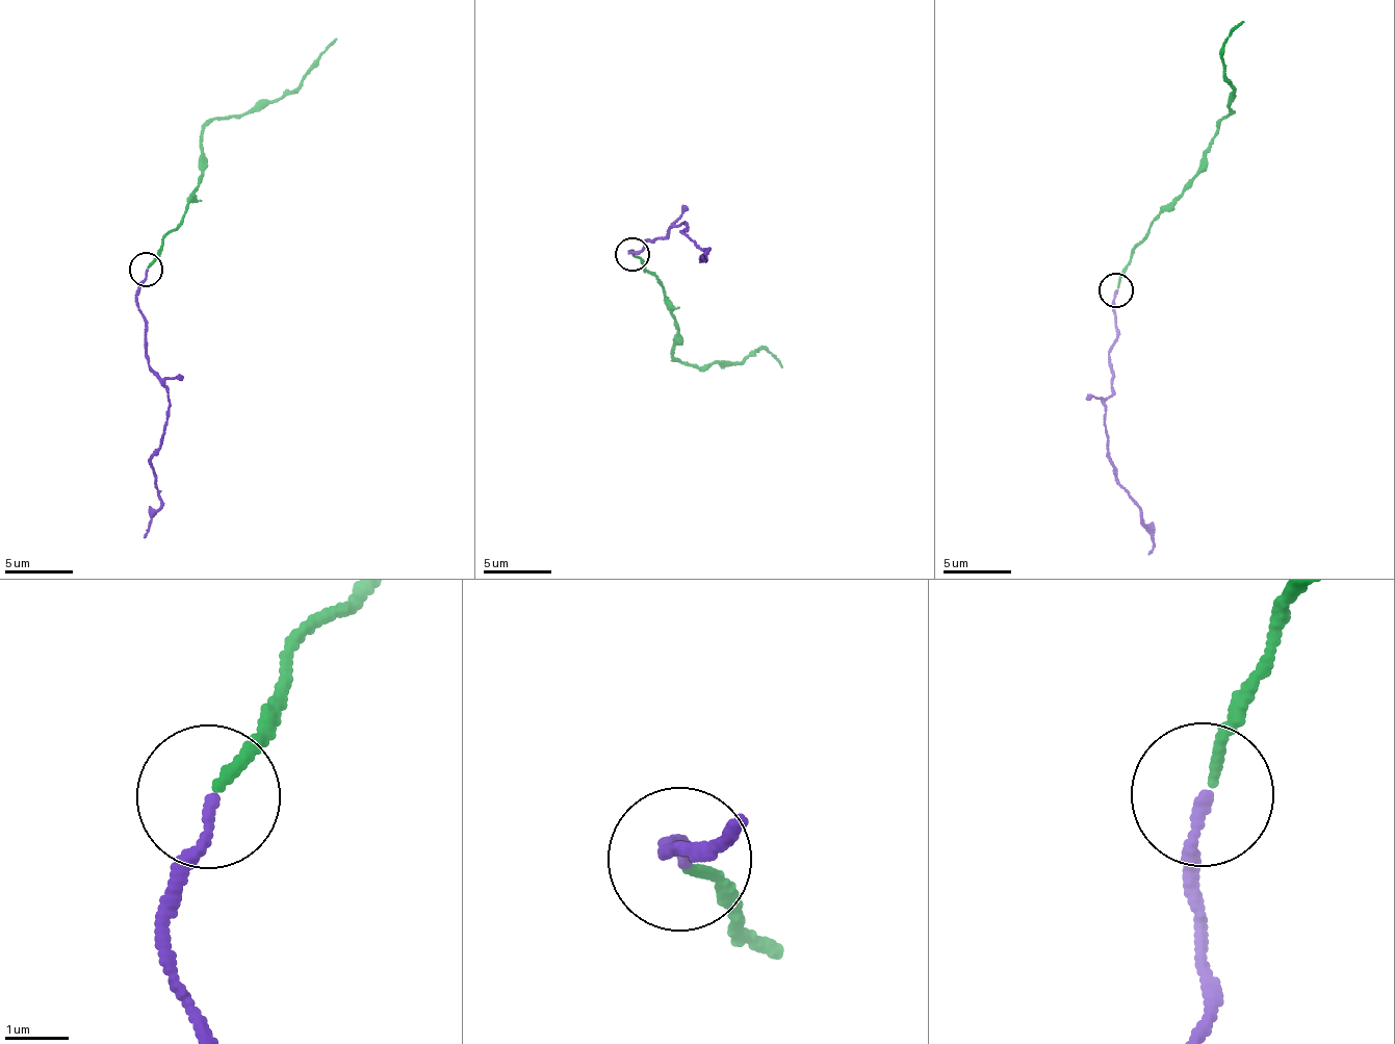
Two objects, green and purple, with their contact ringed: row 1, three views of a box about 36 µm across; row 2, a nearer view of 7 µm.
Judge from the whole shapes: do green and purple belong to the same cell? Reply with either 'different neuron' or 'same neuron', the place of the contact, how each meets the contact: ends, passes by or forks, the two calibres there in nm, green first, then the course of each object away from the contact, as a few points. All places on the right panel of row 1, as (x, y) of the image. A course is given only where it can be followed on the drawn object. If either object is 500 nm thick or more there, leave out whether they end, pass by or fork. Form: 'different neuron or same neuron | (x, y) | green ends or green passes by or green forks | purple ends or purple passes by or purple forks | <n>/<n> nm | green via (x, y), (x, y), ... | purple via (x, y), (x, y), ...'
different neuron | (1115, 289) | green ends | purple ends | 150/160 nm | green via (1117, 287), (1133, 247), (1182, 191), (1232, 110), (1236, 94), (1224, 74), (1226, 41), (1243, 22) | purple via (1116, 290), (1110, 351), (1114, 391), (1105, 412), (1105, 436), (1114, 479), (1141, 511), (1153, 542), (1147, 554)

